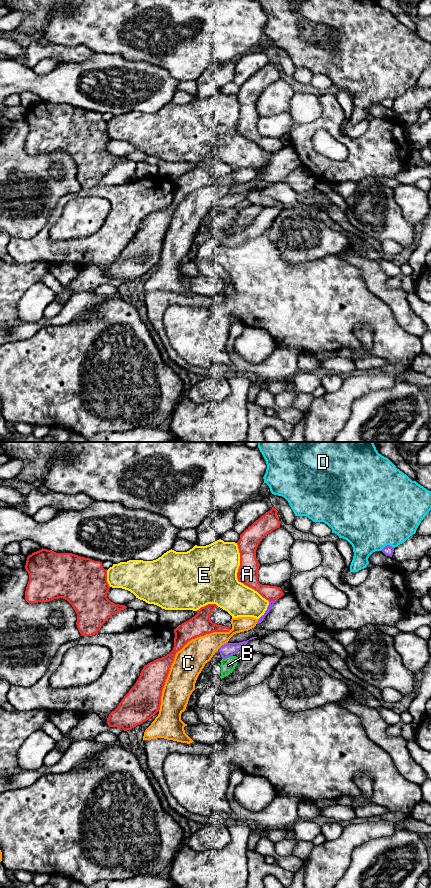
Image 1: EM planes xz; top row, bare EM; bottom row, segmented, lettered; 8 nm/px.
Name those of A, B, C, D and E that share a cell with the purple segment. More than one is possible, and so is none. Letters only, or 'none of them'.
none of them

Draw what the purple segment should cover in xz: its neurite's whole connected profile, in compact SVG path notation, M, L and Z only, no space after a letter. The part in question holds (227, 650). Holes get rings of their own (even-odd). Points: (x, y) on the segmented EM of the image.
M249 640L239 642L239 643L226 643L222 645L218 650L220 652L220 655L222 659L226 659L228 657L231 657L235 655L239 650L245 649L246 644Z

